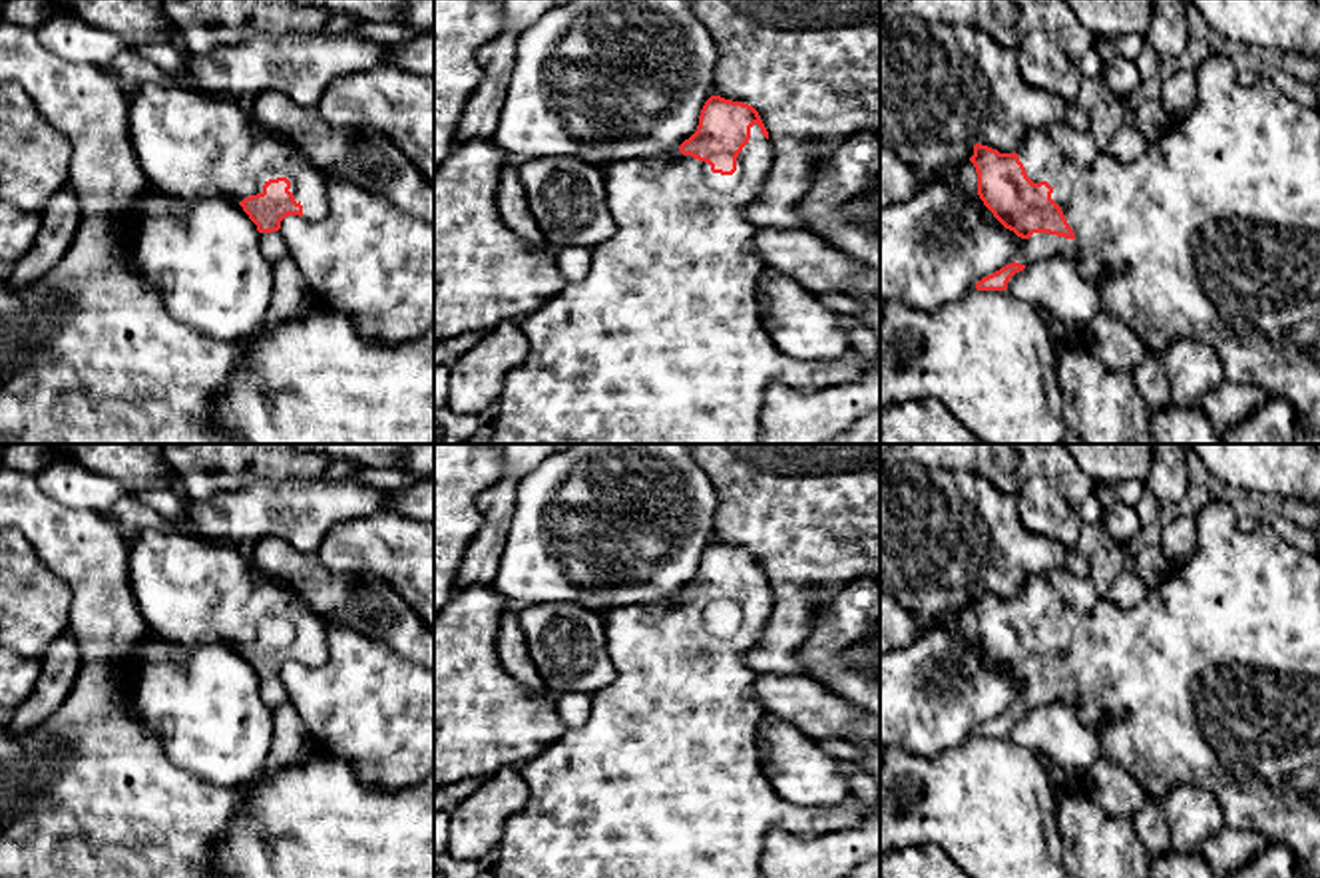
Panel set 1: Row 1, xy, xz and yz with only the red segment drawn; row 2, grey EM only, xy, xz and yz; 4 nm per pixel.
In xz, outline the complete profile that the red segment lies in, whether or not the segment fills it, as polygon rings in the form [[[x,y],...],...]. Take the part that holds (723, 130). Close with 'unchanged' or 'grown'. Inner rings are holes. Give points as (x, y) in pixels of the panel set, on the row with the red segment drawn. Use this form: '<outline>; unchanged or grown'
[[[711,96],[701,110],[697,131],[679,145],[673,157],[621,159],[603,167],[607,207],[617,221],[617,231],[591,249],[591,267],[581,281],[567,283],[538,311],[520,321],[530,350],[526,360],[512,368],[504,380],[490,444],[759,444],[759,422],[769,384],[778,382],[796,390],[820,390],[860,378],[864,358],[858,352],[852,350],[838,358],[818,360],[794,358],[774,344],[763,325],[759,277],[767,267],[755,249],[755,235],[761,227],[749,219],[747,207],[761,193],[772,161],[774,149],[759,111],[749,104]]]; grown

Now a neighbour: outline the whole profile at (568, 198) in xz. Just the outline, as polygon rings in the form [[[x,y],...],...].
[[[571,157],[526,159],[520,177],[551,251],[593,249],[615,235],[603,169]]]

